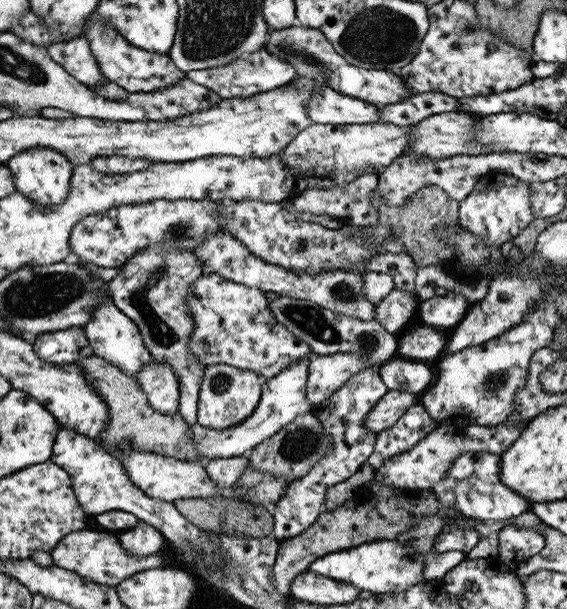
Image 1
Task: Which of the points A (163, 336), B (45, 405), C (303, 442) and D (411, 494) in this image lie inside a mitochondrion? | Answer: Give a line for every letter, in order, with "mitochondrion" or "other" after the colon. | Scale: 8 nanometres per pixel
A: mitochondrion
B: other
C: mitochondrion
D: other

